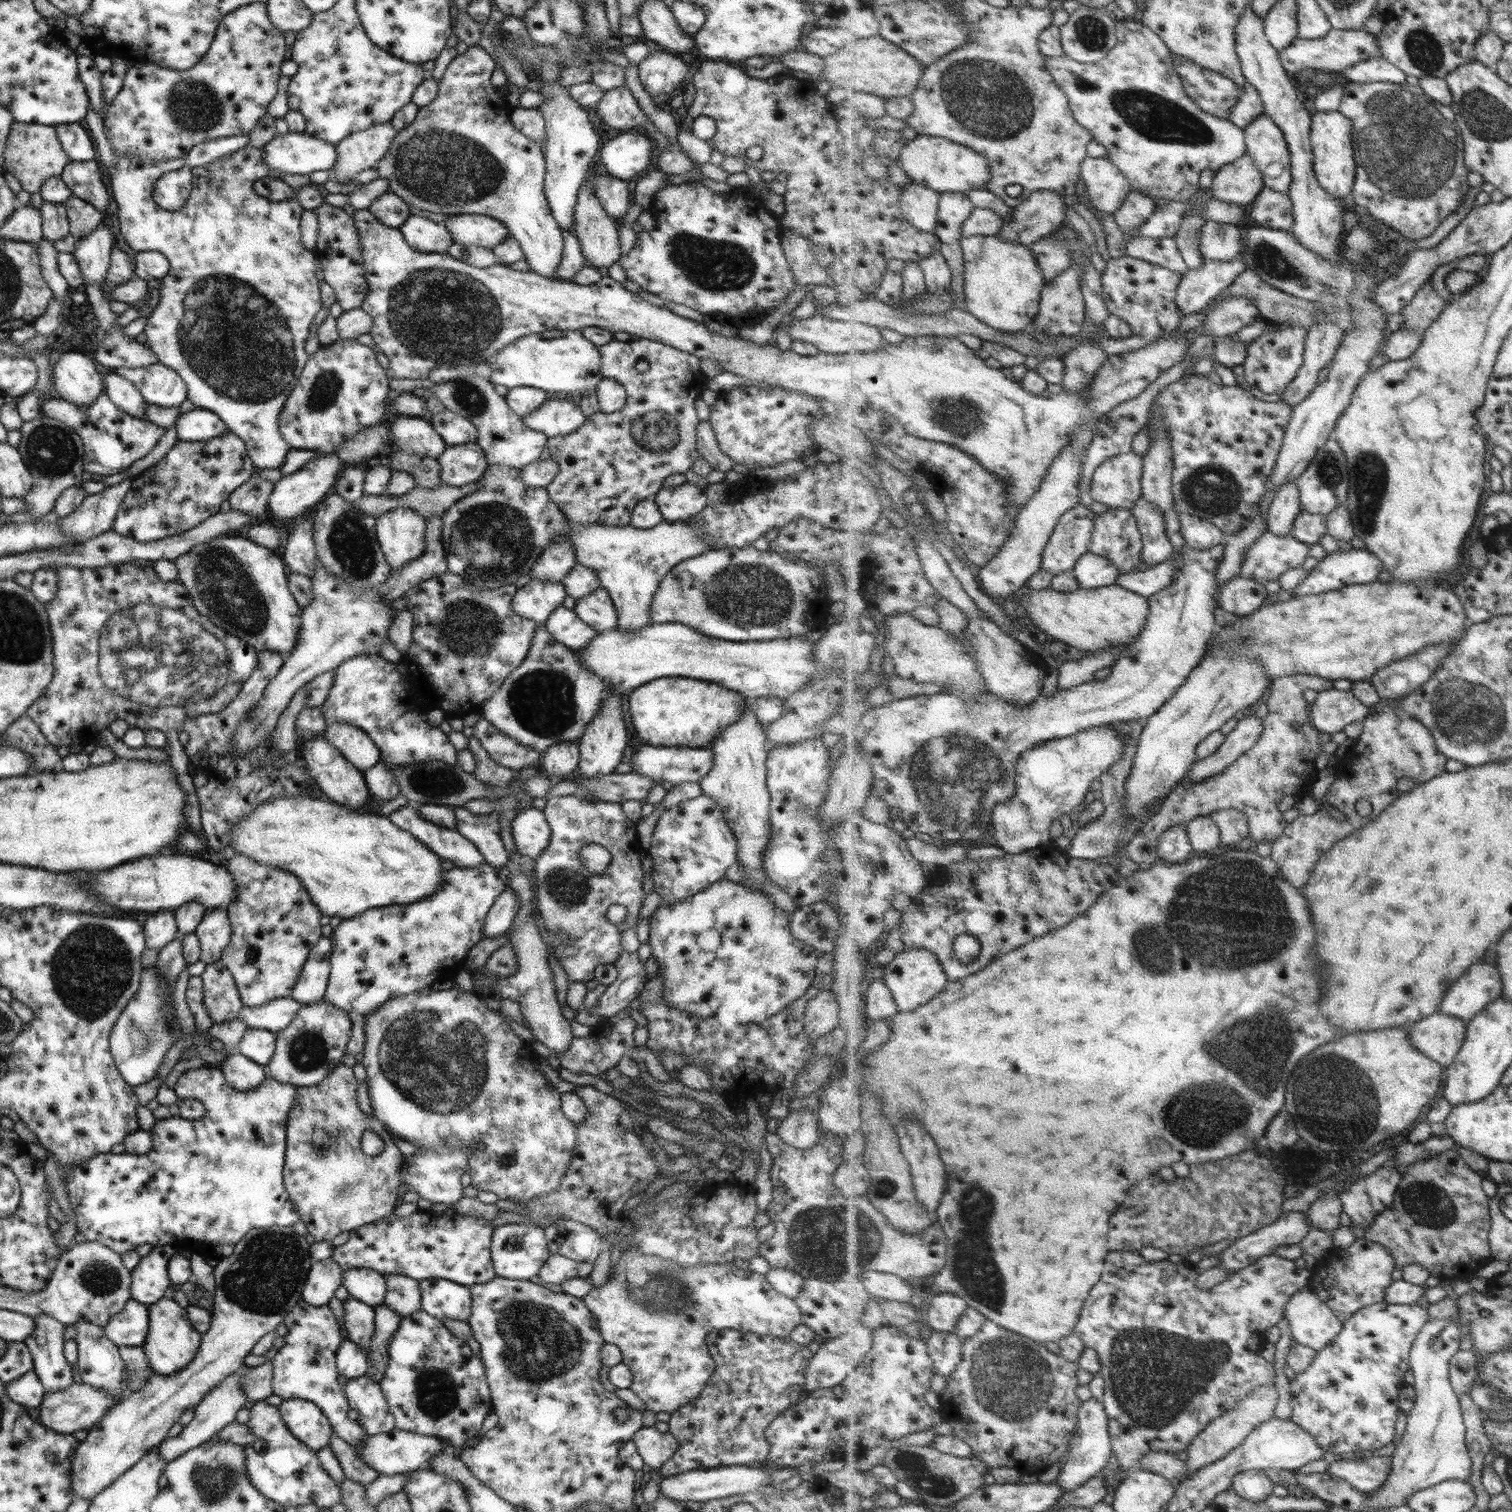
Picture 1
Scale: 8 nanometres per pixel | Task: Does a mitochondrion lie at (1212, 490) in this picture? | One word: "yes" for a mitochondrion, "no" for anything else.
yes

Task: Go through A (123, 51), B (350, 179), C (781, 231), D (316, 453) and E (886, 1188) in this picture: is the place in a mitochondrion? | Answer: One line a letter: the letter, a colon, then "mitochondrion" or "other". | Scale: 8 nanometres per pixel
A: other
B: other
C: other
D: other
E: mitochondrion

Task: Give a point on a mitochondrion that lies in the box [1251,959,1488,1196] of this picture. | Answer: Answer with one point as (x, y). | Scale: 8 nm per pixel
(1320, 1087)

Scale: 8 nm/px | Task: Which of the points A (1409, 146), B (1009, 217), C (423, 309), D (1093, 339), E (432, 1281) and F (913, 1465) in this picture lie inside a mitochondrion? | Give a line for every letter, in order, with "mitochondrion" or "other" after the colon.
A: mitochondrion
B: other
C: mitochondrion
D: other
E: other
F: mitochondrion

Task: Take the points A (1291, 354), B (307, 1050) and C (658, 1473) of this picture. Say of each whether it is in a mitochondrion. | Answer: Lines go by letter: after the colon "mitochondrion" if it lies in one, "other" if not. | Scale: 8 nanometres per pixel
A: other
B: mitochondrion
C: other

